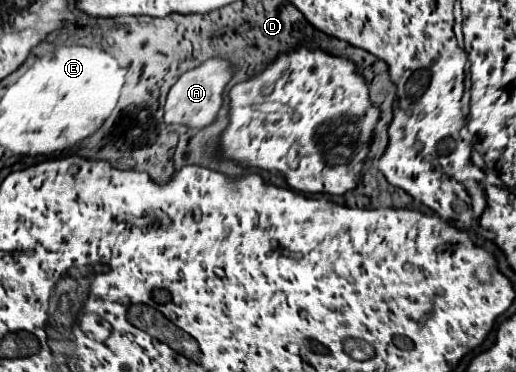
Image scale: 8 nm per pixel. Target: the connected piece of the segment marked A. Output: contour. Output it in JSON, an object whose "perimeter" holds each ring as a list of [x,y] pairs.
{"perimeter":[[[208,59],[200,67],[186,71],[168,91],[166,105],[164,105],[164,121],[168,125],[186,125],[186,127],[206,127],[216,119],[216,113],[222,105],[222,91],[224,85],[230,81],[230,75],[234,73],[234,67],[230,61],[220,59]]]}

